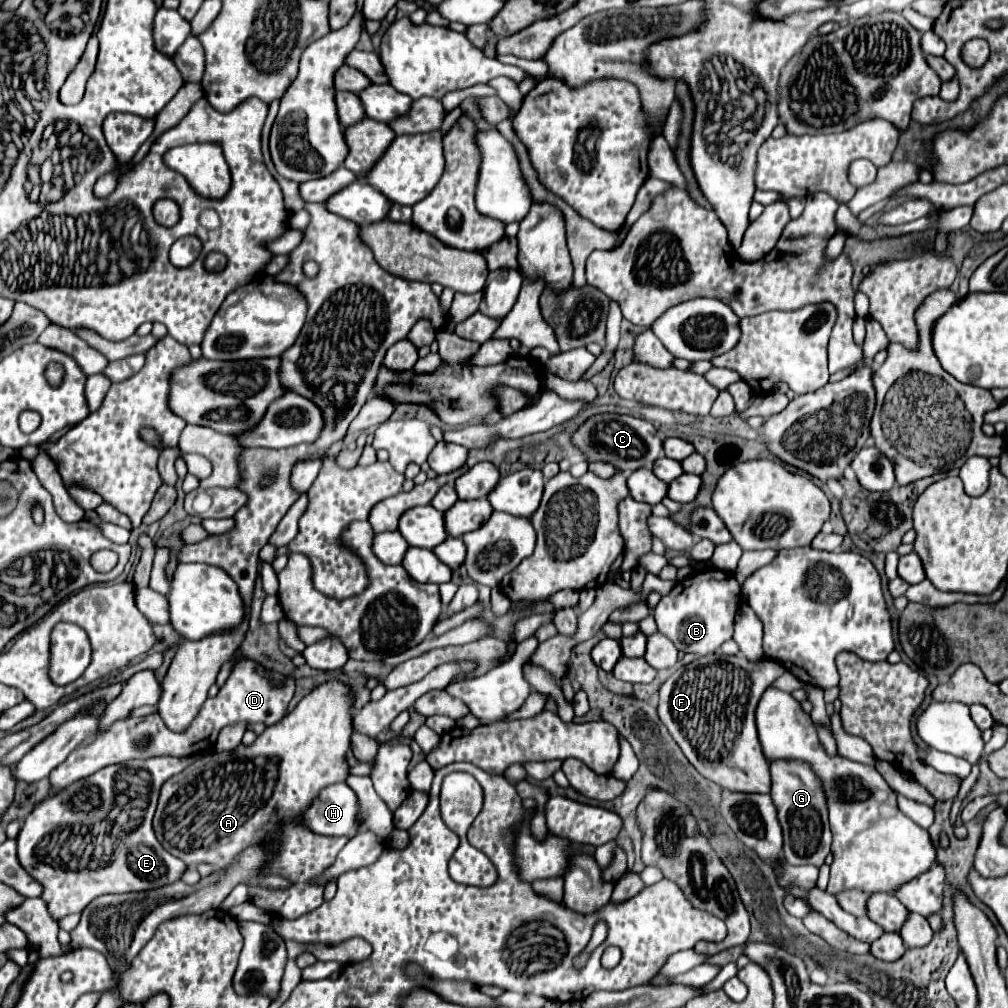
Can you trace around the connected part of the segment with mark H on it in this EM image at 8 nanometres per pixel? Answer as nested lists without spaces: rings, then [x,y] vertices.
[[[347,783],[329,785],[305,811],[303,819],[315,833],[355,837],[361,829],[357,795]]]

